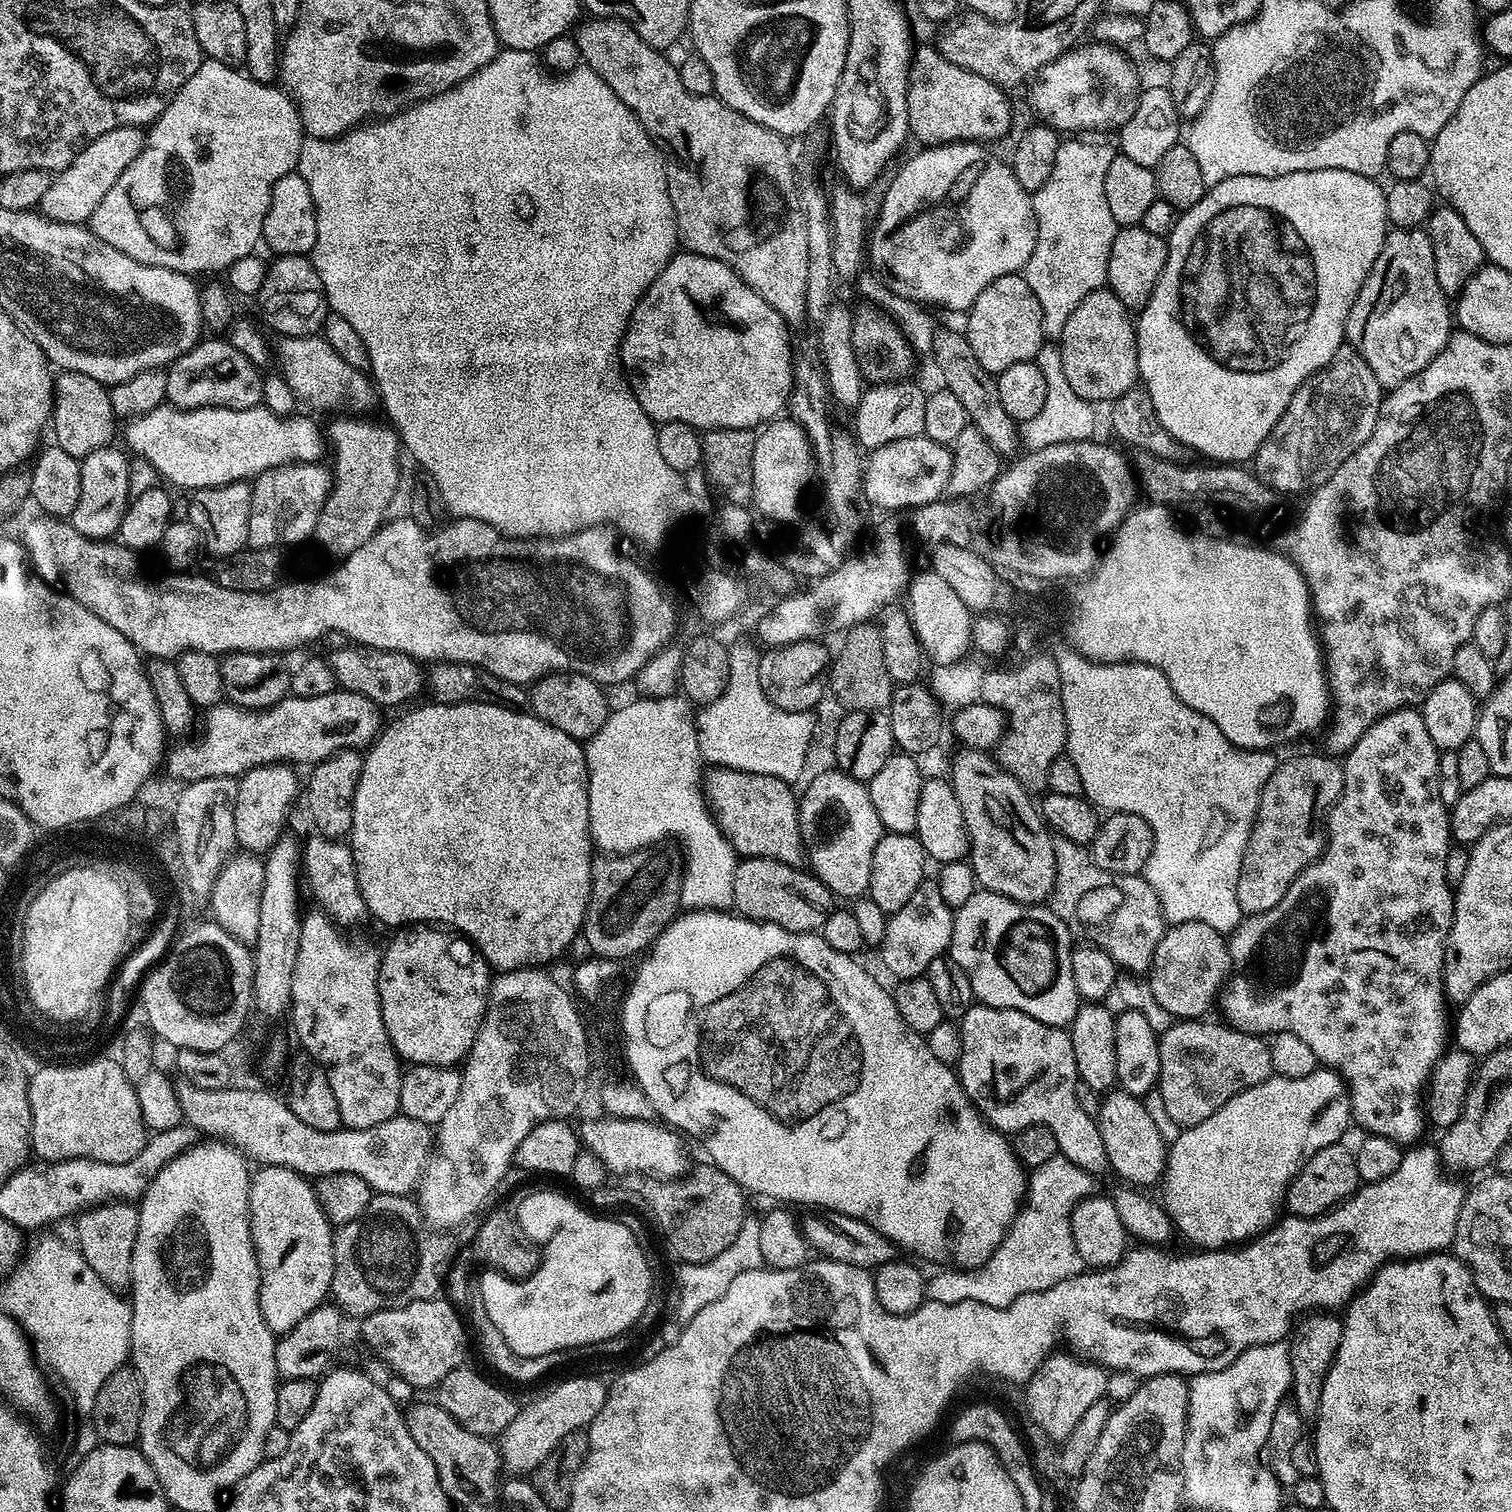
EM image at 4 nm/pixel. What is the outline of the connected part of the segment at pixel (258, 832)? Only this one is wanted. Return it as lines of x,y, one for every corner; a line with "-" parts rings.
287,763
263,764
239,777
234,802
234,830
236,843
243,851
266,854
285,833
284,823
292,808
292,799
301,795
302,780
296,777
297,769

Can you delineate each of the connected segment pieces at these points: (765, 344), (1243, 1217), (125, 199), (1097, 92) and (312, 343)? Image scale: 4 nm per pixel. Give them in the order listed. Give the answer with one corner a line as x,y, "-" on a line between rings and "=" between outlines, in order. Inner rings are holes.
680,250
664,267
662,274
658,274
658,278
654,278
654,282
638,302
628,323
628,331
625,332
624,340
620,344
620,367
624,370
624,376
632,388
634,398
638,398
642,410
654,422
660,424
686,422
691,428
697,430
714,428
751,428
756,430
777,419
785,411
788,396
792,392
794,355
792,356
792,344
788,341
788,332
790,332
789,325
785,324
783,318
778,314
778,310
774,310
774,306
770,306
770,302
763,300
750,285
744,283
744,279
730,266
726,266
726,262
718,262
714,258
706,258
702,254
=
1317,1066
1313,1072
1306,1074
1306,1078
1286,1078
1285,1076
1273,1074
1266,1082
1262,1082
1258,1086
1230,1098
1230,1102
1226,1102
1226,1106
1222,1106
1214,1114
1210,1114
1210,1118
1206,1118
1206,1122
1198,1122
1194,1127
1178,1132
1166,1152
1166,1167
1162,1177
1162,1189
1164,1188
1162,1207
1170,1215
1173,1225
1179,1231
1181,1228
1196,1243
1193,1245
1204,1250
1239,1246
1251,1240
1253,1236
1260,1235
1276,1223
1278,1219
1276,1211
1282,1208
1285,1203
1288,1186
1295,1176
1300,1173
1302,1166
1306,1166
1306,1162
1310,1162
1310,1158
1314,1158
1314,1154
1318,1154
1318,1150
1322,1150
1331,1144
1341,1143
1345,1139
1344,1131
1347,1130
1348,1124
1351,1125
1352,1123
1352,1103
1348,1097
1348,1085
1345,1084
1344,1077
1340,1075
1337,1069
=
205,58
198,66
198,70
194,70
192,77
187,80
183,86
175,92
172,100
166,106
164,113
158,117
156,121
147,129
146,139
144,141
144,148
138,154
138,158
127,170
122,174
122,178
118,178
118,182
114,182
114,186
110,186
110,194
106,194
106,198
102,198
102,202
98,202
98,210
94,210
90,221
90,227
93,234
98,237
102,242
106,242
110,246
114,246
114,250
122,250
122,254
126,254
130,258
134,258
143,264
150,266
158,266
159,268
169,268
175,272
187,272
189,274
197,274
196,272
208,272
204,274
220,274
229,268
234,262
238,262
238,258
246,258
253,255
257,251
256,243
261,243
264,234
264,223
266,222
266,214
270,210
270,202
272,201
272,191
278,182
278,178
282,178
286,174
296,171
296,164
300,160
300,151
304,145
306,133
304,131
304,124
300,121
300,110
295,100
288,95
283,87
277,86
275,83
263,84
257,80
253,80
251,76
245,74
239,67
233,66
231,63
224,63
218,60
=
1107,42
1091,43
1073,46
1058,58
1054,58
1054,62
1039,68
1030,81
1032,89
1026,92
1033,113
1048,127
1061,134
1096,134
1092,132
1108,132
1111,128
1112,131
1119,130
1130,118
1130,114
1134,114
1140,101
1140,76
1136,73
1135,66
1128,61
1124,50
=
323,335
285,336
274,344
274,360
280,368
279,375
294,390
297,401
313,404
316,408
338,408
343,403
351,402
353,413
364,414
374,404
374,384
363,371
350,366
350,362
342,362
338,354
328,345

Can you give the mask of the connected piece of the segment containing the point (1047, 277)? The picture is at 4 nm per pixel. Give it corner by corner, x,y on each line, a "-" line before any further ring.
1065,139
1058,150
1058,158
1054,158
1054,170
1050,170
1050,178
1046,178
1037,192
1031,193
1038,238
1034,254
1030,254
1030,262
1026,262
1022,275
1030,290
1034,290
1038,306
1042,306
1042,330
1052,342
1059,341
1070,314
1074,314
1074,306
1078,306
1086,294
1097,292
1108,283
1110,246
1114,246
1118,231
1114,214
1110,214
1110,206
1106,202
1106,170
1110,170
1114,148
1108,144
1095,144
1092,140
1095,139

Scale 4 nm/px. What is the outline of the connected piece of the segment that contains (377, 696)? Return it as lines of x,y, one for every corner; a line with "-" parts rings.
349,646
331,653
330,663
336,683
345,692
357,692
373,700
381,709
412,700
426,688
426,672
421,661
401,652
387,652
381,648

